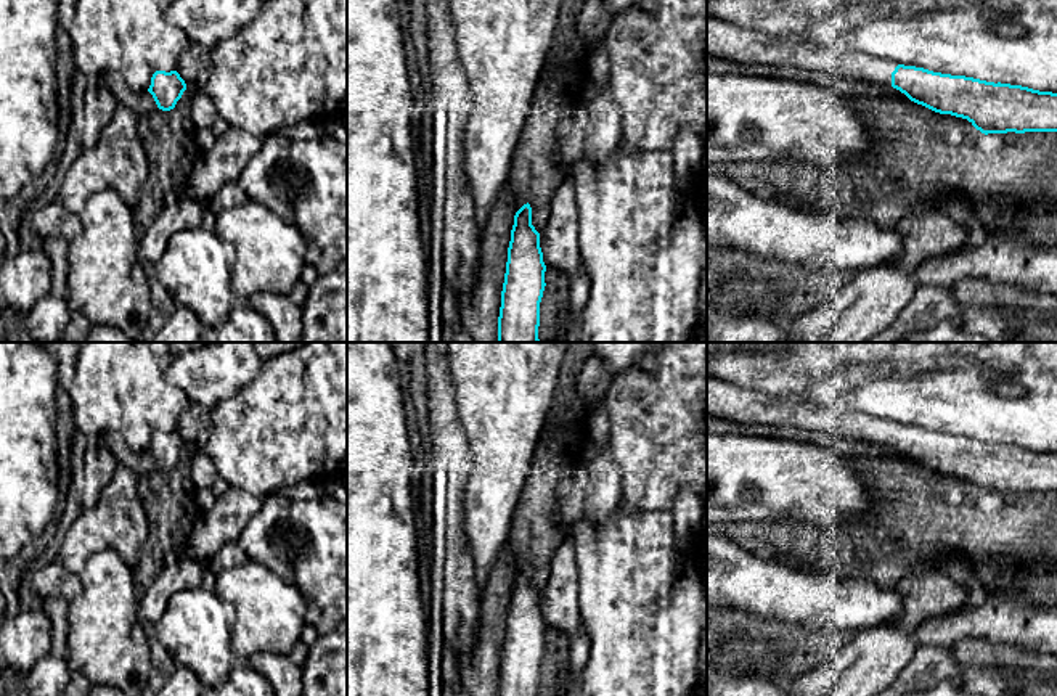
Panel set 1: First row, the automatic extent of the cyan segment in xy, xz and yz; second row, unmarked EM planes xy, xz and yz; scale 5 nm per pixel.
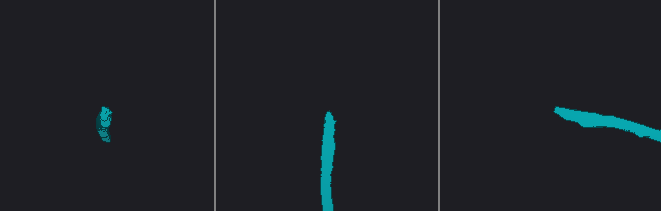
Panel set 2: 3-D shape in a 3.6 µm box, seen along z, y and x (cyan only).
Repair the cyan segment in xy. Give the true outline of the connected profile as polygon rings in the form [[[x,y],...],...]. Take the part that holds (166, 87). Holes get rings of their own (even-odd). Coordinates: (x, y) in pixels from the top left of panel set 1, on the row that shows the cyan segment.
[[[156,71],[148,88],[157,108],[162,111],[173,109],[185,90],[186,84],[177,71]]]

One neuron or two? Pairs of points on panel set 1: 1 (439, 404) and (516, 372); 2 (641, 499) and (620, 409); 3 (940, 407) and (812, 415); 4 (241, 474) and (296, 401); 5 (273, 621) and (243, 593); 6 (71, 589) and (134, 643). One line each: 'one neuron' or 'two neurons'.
1: two neurons
2: one neuron
3: two neurons
4: one neuron
5: one neuron
6: two neurons

